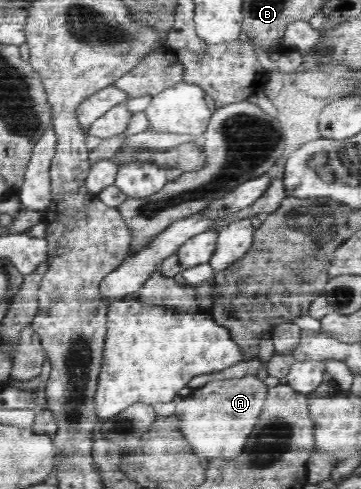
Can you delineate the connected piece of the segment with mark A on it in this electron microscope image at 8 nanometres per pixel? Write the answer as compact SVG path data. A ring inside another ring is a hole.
M256 376L215 380L204 384L186 398L176 399L174 412L179 418L179 430L187 438L189 446L195 446L193 452L196 454L207 458L237 456L256 428L268 390L265 382Z

